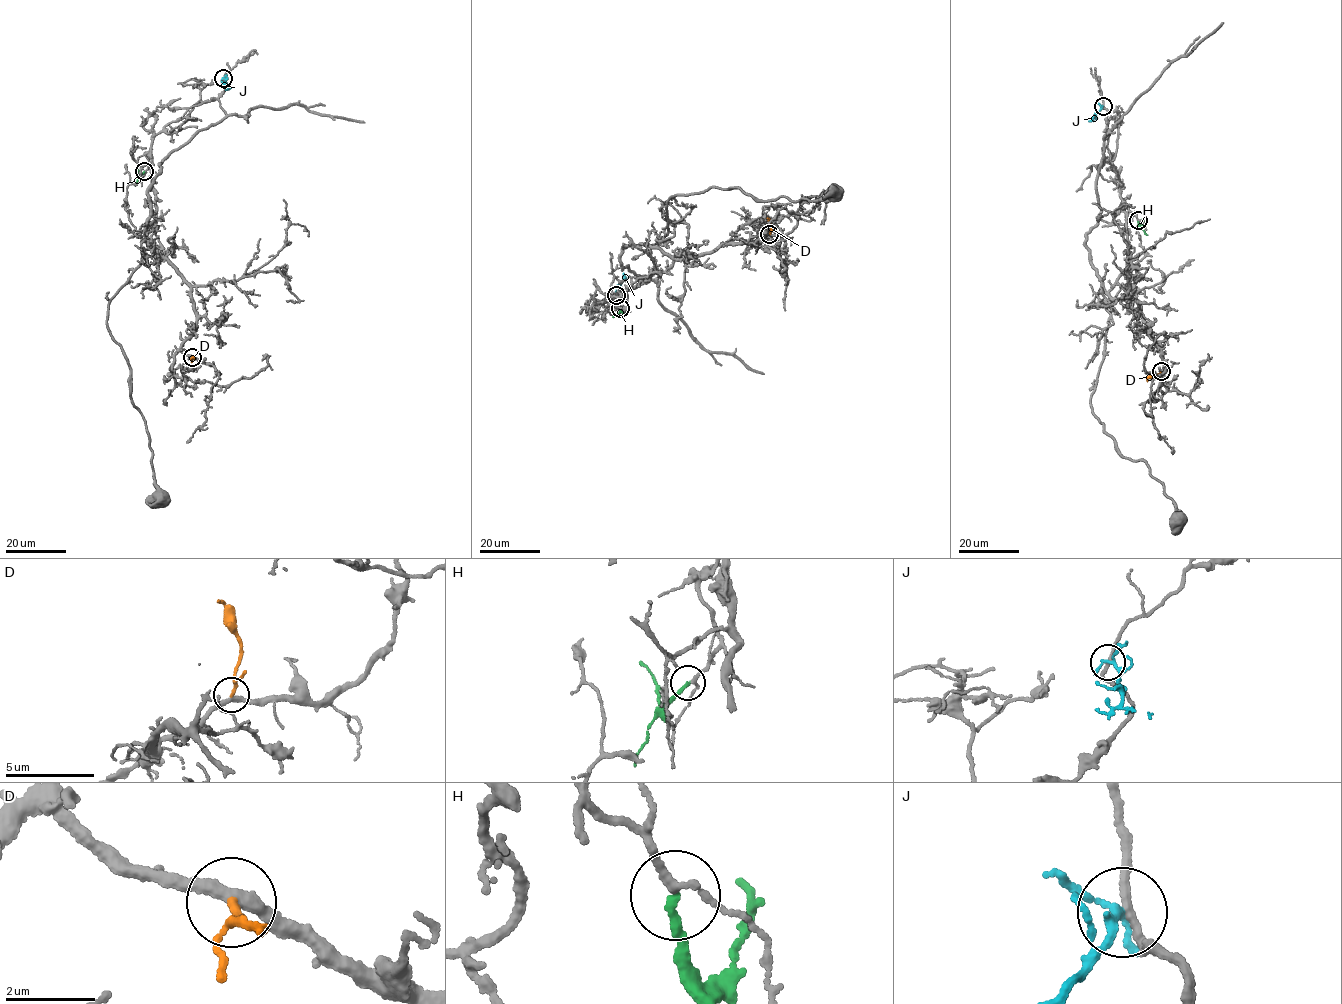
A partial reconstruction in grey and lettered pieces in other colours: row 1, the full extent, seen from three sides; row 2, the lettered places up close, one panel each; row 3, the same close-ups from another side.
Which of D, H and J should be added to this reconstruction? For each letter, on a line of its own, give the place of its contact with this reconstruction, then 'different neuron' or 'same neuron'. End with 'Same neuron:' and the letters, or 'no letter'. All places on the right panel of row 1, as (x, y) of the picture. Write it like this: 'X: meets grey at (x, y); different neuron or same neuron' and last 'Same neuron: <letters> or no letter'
D: meets grey at (1161, 371); same neuron
H: meets grey at (1138, 220); same neuron
J: meets grey at (1103, 106); different neuron
Same neuron: D, H

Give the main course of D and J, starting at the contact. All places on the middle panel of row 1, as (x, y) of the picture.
D: (769, 234), (771, 224), (767, 218)
J: (617, 295), (623, 273)

